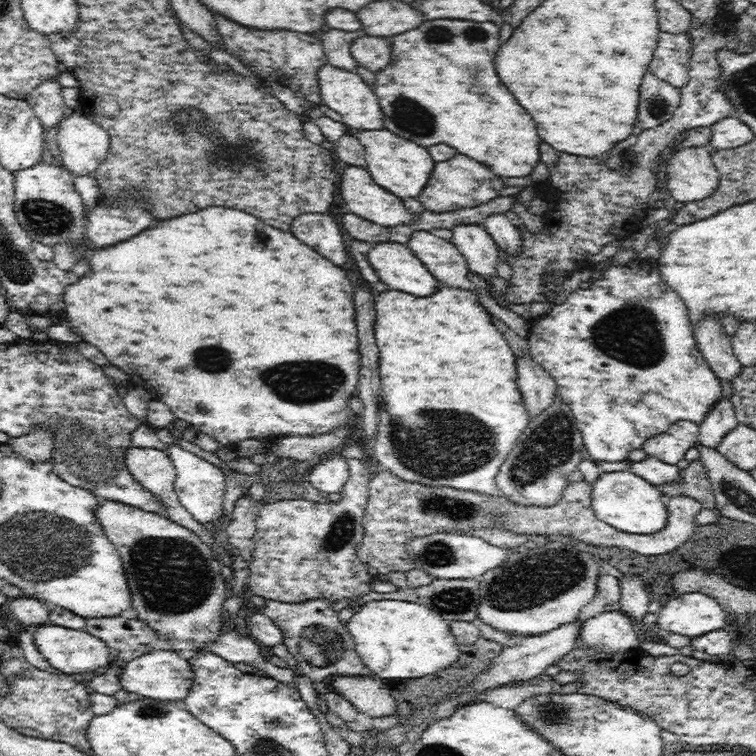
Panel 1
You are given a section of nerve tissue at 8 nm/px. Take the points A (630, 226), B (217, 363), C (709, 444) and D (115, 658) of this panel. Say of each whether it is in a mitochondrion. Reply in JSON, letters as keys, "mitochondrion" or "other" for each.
{"A":"other","B":"mitochondrion","C":"other","D":"other"}

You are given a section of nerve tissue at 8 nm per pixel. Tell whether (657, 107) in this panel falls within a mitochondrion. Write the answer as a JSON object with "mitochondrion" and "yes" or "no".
{"mitochondrion":"yes"}

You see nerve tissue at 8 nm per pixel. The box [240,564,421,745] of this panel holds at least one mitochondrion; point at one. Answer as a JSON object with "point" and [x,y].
{"point":[321,644]}

